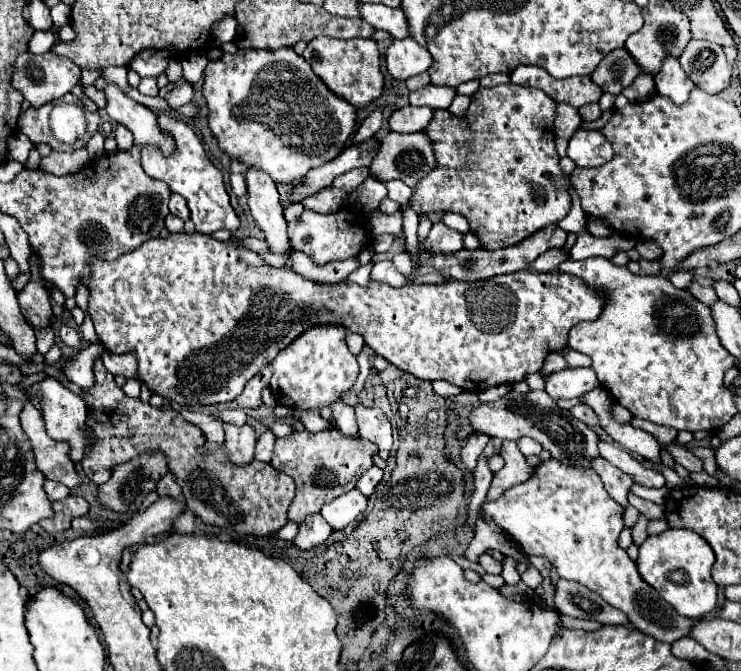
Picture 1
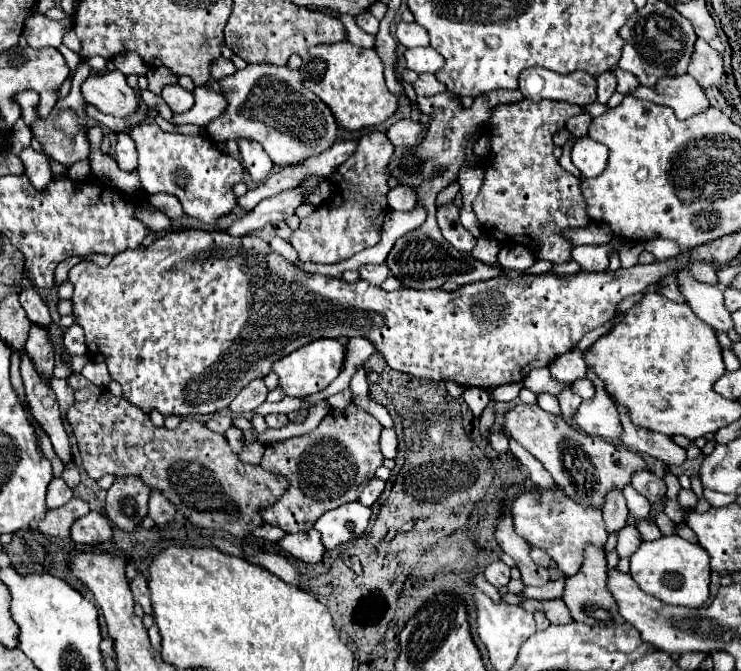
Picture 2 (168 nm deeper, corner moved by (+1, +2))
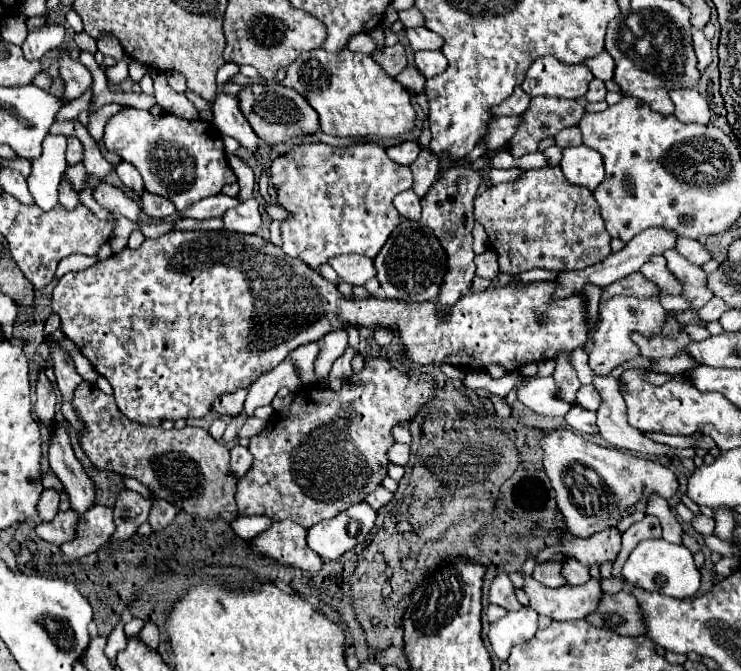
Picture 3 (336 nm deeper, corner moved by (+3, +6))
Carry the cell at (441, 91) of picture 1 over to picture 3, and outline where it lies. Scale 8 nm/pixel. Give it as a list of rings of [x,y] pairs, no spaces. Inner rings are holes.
[[[407,66],[399,76],[395,76],[395,80],[397,80],[399,84],[403,84],[405,88],[415,90],[417,94],[425,92],[425,80],[427,80],[427,78],[421,76],[421,72],[417,72],[415,66]]]

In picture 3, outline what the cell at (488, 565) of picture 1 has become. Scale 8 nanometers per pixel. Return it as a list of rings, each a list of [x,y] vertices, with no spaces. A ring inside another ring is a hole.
[[[501,572],[501,574],[497,574],[497,576],[491,580],[489,600],[491,600],[493,604],[503,606],[505,610],[519,610],[519,608],[521,608],[521,604],[519,604],[517,598],[515,598],[513,582],[509,580],[507,572]]]

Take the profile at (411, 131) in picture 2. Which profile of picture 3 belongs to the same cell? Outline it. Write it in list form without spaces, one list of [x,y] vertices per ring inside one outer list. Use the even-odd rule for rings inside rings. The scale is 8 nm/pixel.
[[[405,140],[405,142],[401,142],[401,144],[389,146],[389,148],[387,148],[387,154],[389,154],[389,158],[395,160],[397,164],[409,166],[409,164],[419,156],[419,146],[417,146],[417,142],[413,142],[413,140]]]

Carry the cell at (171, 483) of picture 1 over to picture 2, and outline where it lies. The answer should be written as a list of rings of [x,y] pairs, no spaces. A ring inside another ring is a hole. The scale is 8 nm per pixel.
[[[151,492],[151,498],[149,498],[149,516],[153,518],[153,522],[157,526],[171,522],[175,518],[175,512],[177,512],[175,506],[167,498],[163,498],[161,492]]]

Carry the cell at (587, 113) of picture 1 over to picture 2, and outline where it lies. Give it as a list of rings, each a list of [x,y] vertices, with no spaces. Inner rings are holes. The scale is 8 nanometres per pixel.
[[[583,110],[579,116],[573,116],[573,118],[565,124],[565,128],[571,132],[573,138],[583,138],[583,136],[587,136],[589,124],[591,124],[591,116]]]

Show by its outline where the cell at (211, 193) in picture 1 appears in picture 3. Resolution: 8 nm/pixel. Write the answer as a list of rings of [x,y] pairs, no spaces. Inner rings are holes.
[[[125,108],[107,122],[103,140],[109,152],[117,152],[123,160],[137,166],[145,190],[171,200],[179,212],[207,196],[219,194],[225,184],[237,178],[227,164],[221,134],[207,120],[189,122],[173,114],[153,118],[145,110]]]

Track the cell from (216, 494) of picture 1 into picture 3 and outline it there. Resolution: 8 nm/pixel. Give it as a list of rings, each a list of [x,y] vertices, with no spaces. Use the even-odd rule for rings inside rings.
[[[81,382],[73,392],[73,408],[85,420],[85,436],[81,448],[97,470],[113,470],[137,478],[145,484],[153,498],[161,498],[193,516],[215,520],[229,514],[237,518],[235,488],[239,478],[229,470],[229,448],[217,442],[207,430],[185,428],[153,428],[129,420],[115,404],[113,396],[101,392],[95,384]]]

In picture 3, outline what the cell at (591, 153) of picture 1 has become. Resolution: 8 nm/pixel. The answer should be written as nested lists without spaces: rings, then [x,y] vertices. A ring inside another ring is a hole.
[[[585,144],[563,150],[561,170],[571,184],[587,186],[589,190],[595,190],[605,176],[601,154]]]

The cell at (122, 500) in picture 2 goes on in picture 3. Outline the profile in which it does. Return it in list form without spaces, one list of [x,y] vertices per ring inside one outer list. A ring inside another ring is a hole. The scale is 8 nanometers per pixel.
[[[121,490],[117,494],[115,508],[113,508],[115,524],[117,524],[113,540],[131,538],[137,532],[137,528],[143,522],[147,522],[149,508],[151,508],[151,500],[149,498],[143,498],[141,494],[137,494],[133,490]]]

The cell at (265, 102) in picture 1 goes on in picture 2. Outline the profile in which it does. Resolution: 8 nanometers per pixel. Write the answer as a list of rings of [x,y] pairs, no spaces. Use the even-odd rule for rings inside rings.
[[[249,64],[245,70],[237,70],[233,76],[223,78],[221,90],[229,106],[207,126],[213,140],[221,142],[245,136],[259,142],[279,166],[299,164],[335,144],[335,118],[313,92],[303,88],[299,70],[289,70],[285,66],[273,68],[271,64]]]

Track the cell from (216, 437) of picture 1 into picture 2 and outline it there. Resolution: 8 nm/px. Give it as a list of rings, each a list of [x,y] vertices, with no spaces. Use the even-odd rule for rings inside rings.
[[[215,414],[215,416],[207,422],[207,428],[213,430],[213,432],[217,432],[217,434],[225,434],[231,424],[233,424],[233,422],[231,422],[231,416],[229,416],[229,414]]]

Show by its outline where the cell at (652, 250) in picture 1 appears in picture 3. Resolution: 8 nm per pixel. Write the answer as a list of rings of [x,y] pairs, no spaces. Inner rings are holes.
[[[679,238],[679,240],[677,240],[675,250],[677,250],[685,260],[689,260],[691,264],[697,264],[697,266],[703,266],[705,262],[709,262],[709,260],[711,260],[709,252],[705,250],[705,246],[703,246],[699,240]]]

